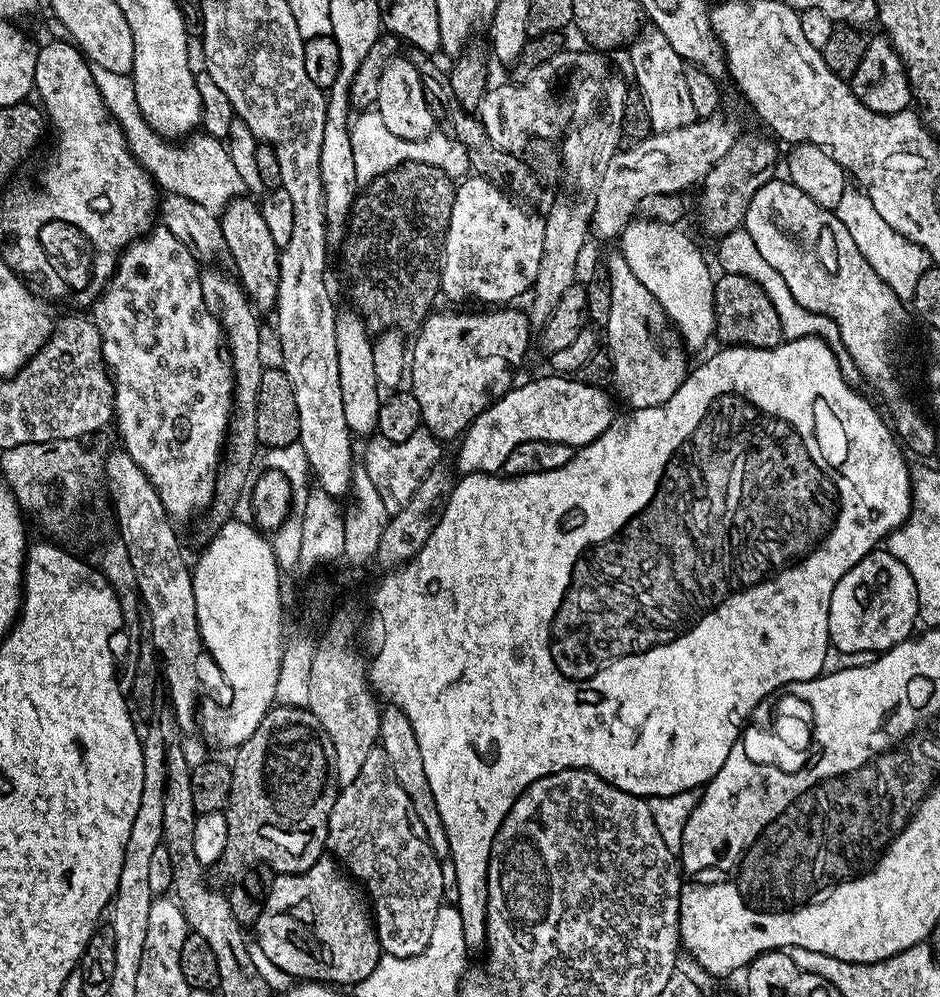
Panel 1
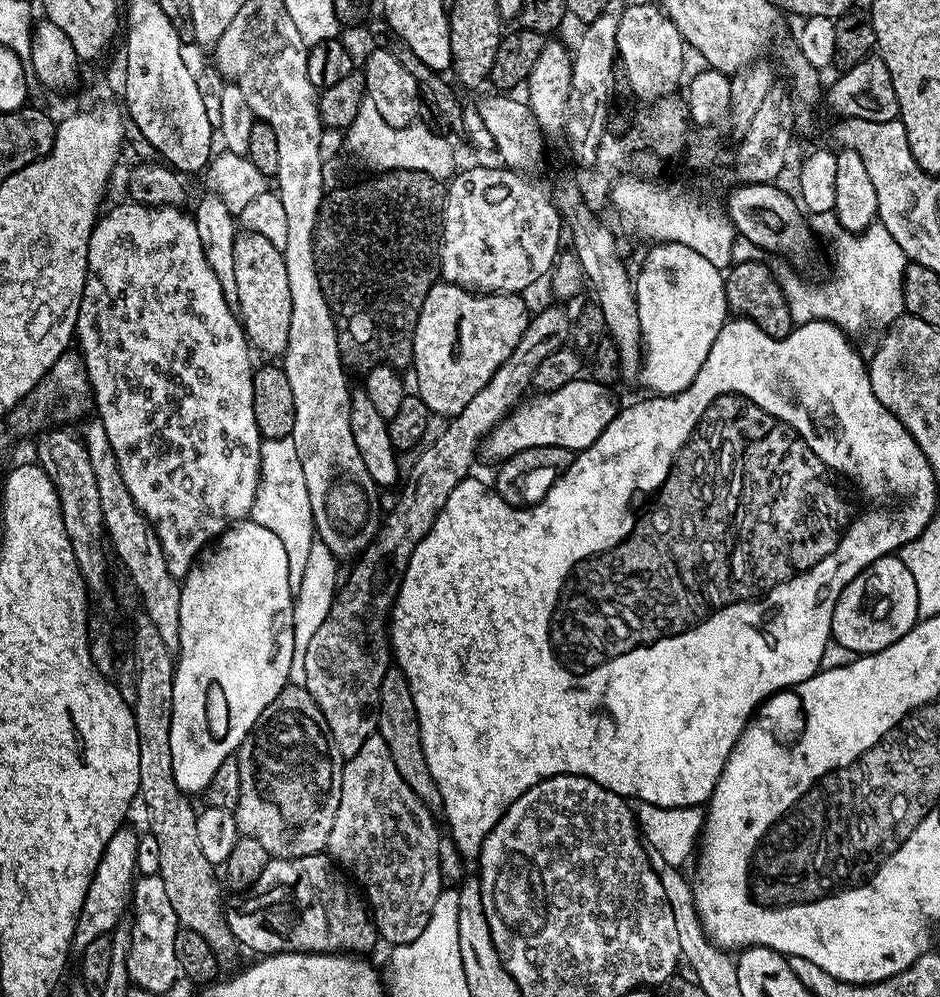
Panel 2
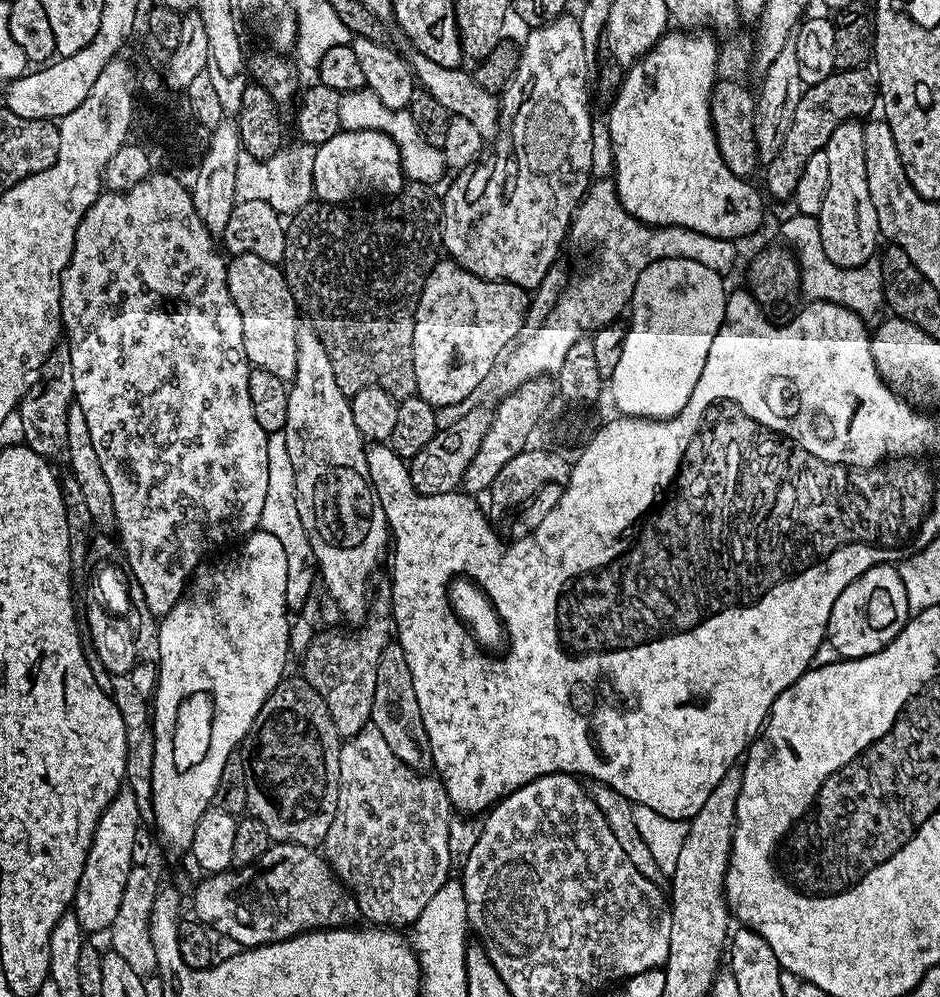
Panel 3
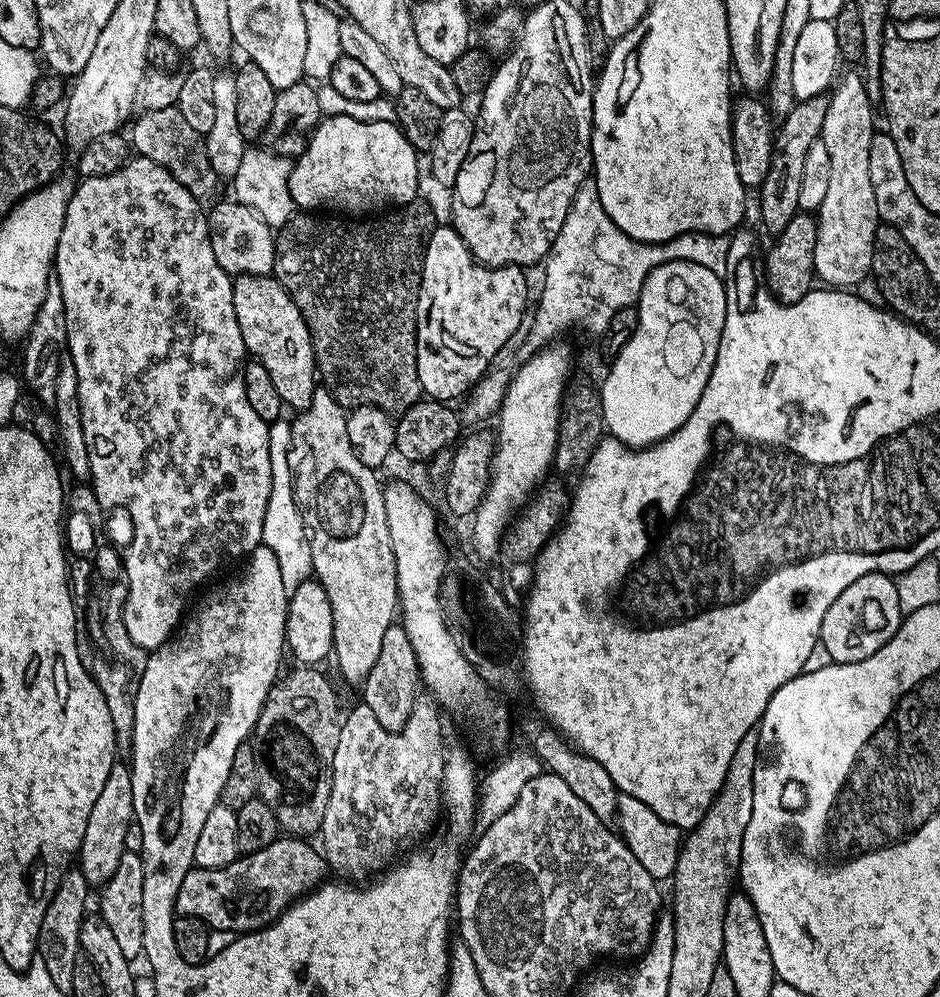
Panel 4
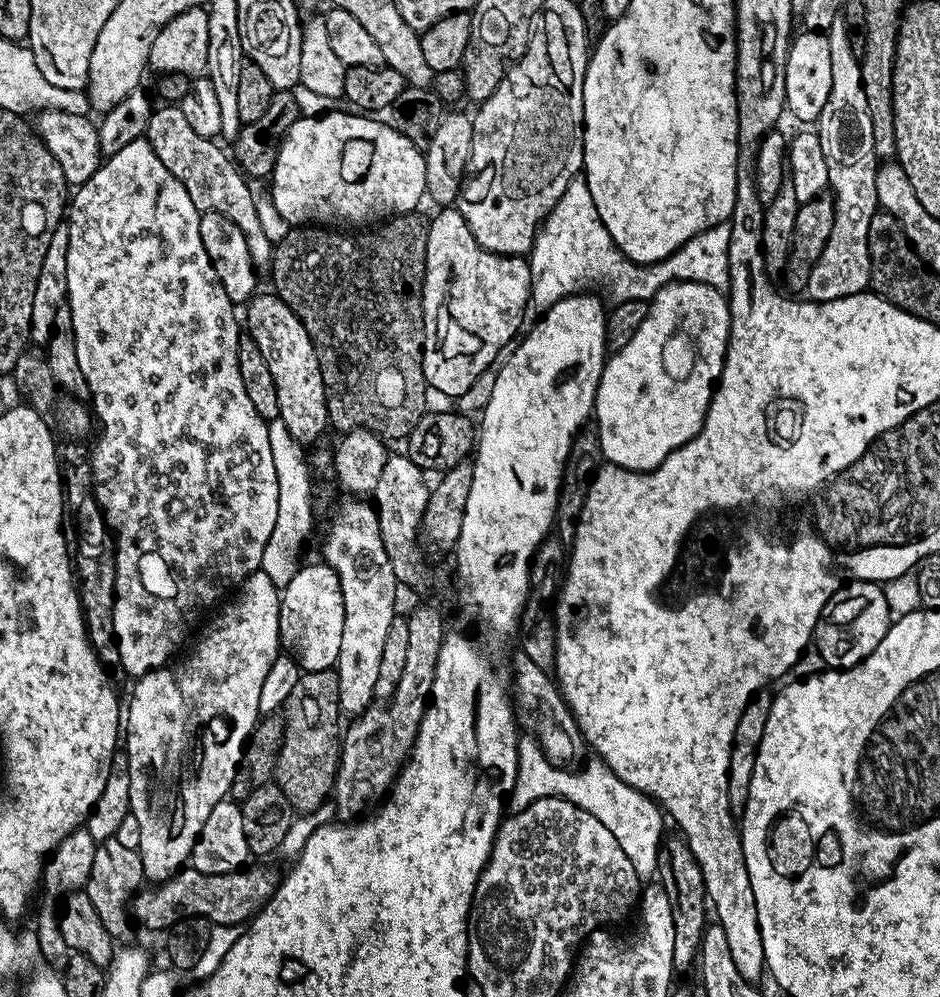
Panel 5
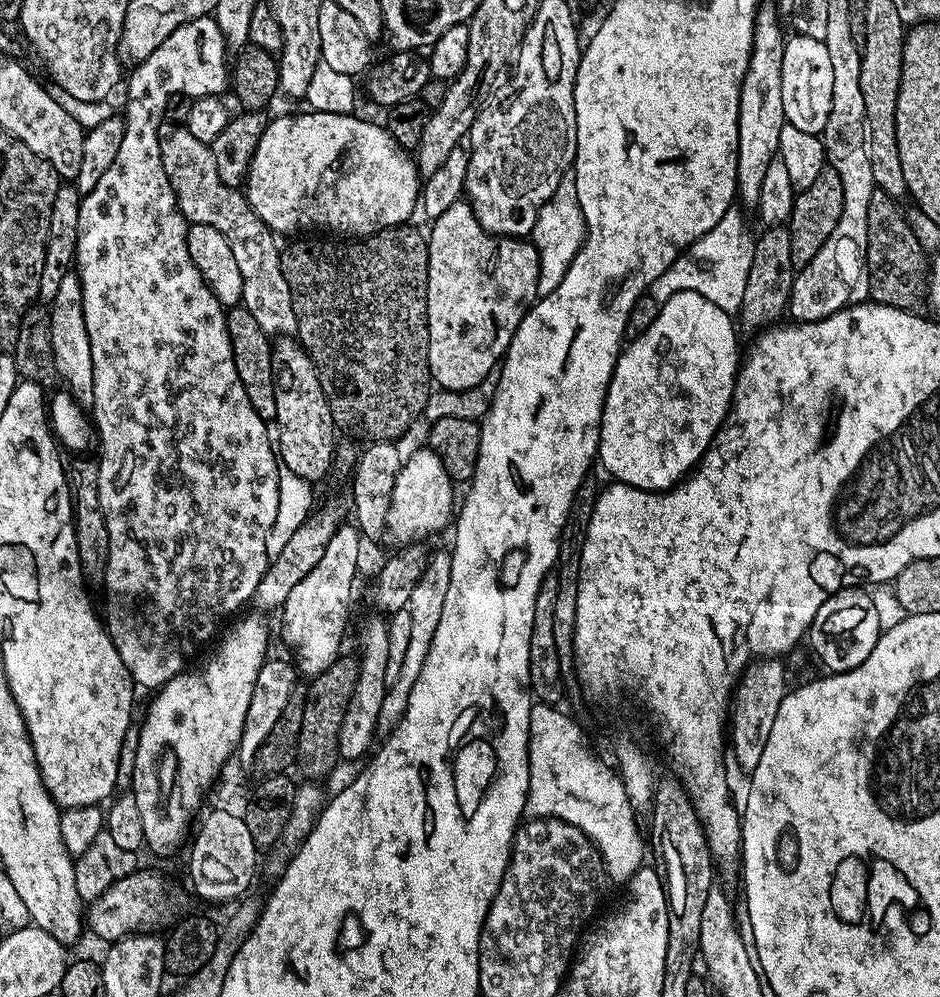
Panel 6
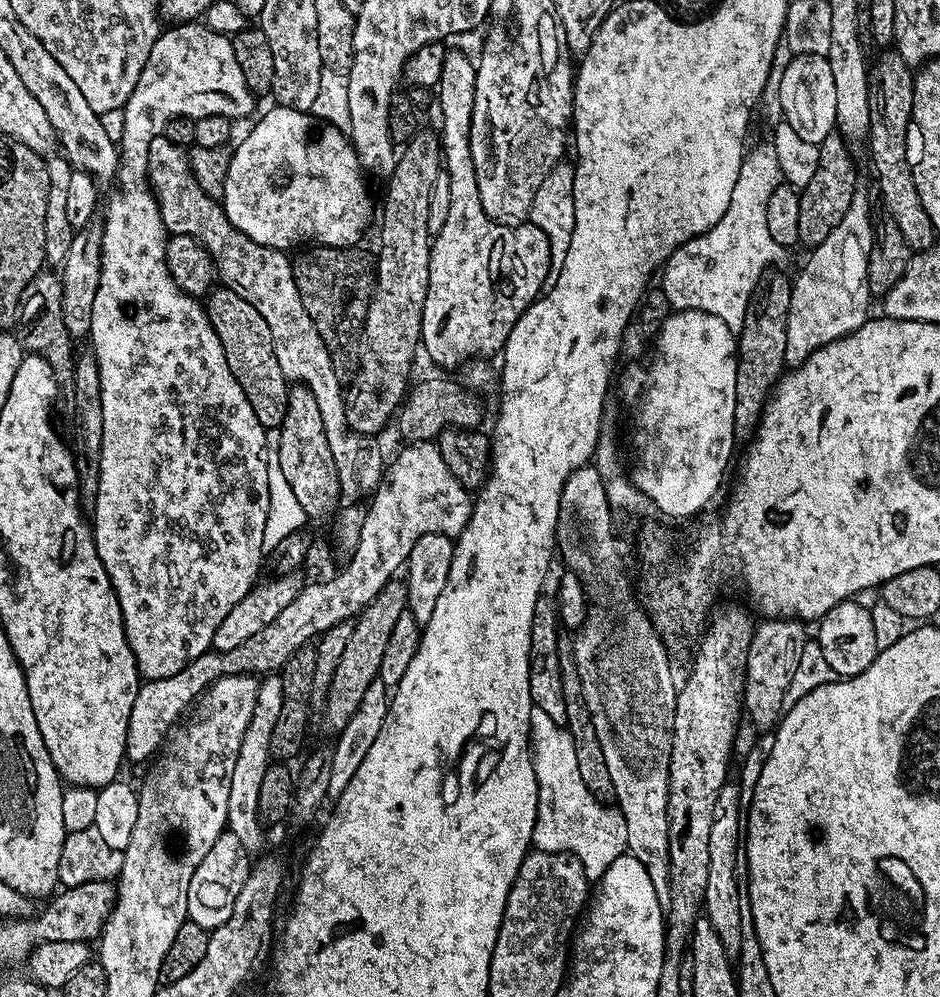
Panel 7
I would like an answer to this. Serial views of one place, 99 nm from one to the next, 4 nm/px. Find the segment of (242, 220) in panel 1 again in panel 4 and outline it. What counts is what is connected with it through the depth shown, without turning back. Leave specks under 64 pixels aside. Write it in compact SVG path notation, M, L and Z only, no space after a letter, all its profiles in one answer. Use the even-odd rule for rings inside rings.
M275 275L266 276L237 276L232 281L232 297L234 298L234 314L238 318L238 330L242 330L242 342L244 343L245 353L255 363L266 366L266 371L270 373L270 379L273 380L275 388L278 389L278 398L282 398L282 402L289 409L303 410L310 406L310 398L314 398L318 387L318 369L316 367L316 355L312 349L312 339L310 338L310 330L306 326L306 322L302 318L302 314L298 310L298 306L290 298L290 294L282 287Z

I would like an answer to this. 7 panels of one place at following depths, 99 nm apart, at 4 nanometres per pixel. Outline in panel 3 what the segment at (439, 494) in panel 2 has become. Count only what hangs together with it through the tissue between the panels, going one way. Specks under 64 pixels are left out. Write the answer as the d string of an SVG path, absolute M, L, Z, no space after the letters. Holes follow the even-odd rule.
M475 407L455 424L451 424L444 430L437 429L434 438L430 438L430 442L426 442L426 446L422 446L422 450L418 450L418 454L411 457L410 471L416 491L421 496L457 491L463 485L466 466L474 462L474 454L478 454L482 439L486 438L492 422L493 411L484 412L482 408ZM377 583L370 607L359 625L357 632L317 631L310 641L308 649L302 655L304 669L302 675L306 682L326 702L330 718L341 738L356 736L363 728L369 727L374 706L374 686L378 682L378 662L382 650L394 636L392 619L393 585Z

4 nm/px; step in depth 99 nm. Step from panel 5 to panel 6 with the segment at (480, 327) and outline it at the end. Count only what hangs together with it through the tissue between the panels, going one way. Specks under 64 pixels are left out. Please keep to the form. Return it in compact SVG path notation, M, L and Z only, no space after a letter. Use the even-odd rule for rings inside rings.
M461 198L446 210L438 219L431 221L432 233L427 233L428 241L428 369L432 372L433 381L441 389L466 390L470 386L478 386L482 378L486 378L497 367L498 361L507 353L510 342L522 322L522 318L527 314L529 308L536 303L538 293L538 270L540 269L540 255L535 244L528 238L517 238L515 236L494 236L488 232L478 222L474 214L471 203L467 199Z

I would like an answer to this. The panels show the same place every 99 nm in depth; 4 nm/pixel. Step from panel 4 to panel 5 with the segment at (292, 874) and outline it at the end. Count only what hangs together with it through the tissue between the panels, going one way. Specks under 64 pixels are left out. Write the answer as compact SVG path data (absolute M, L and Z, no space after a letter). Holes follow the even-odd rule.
M185 866L171 880L159 881L155 886L141 887L132 897L130 916L137 925L152 932L163 933L177 920L189 916L204 916L213 924L247 925L248 921L264 907L278 883L264 868L245 867L239 872L226 874L202 874Z

